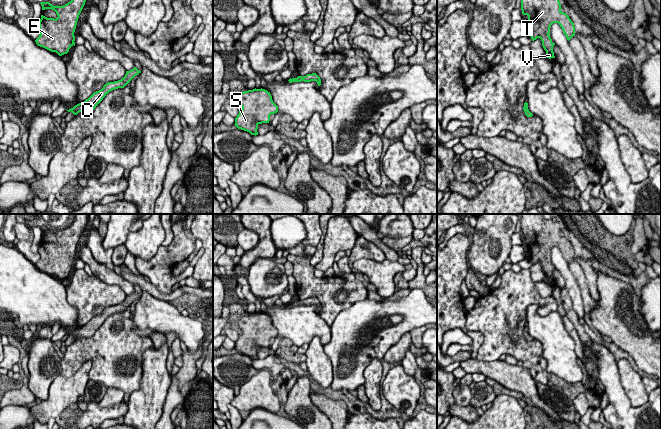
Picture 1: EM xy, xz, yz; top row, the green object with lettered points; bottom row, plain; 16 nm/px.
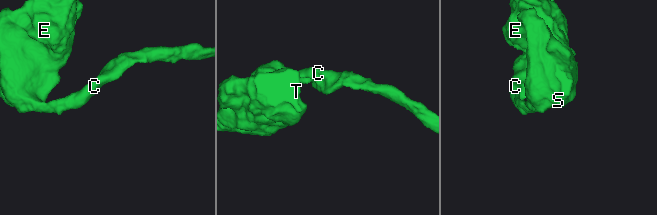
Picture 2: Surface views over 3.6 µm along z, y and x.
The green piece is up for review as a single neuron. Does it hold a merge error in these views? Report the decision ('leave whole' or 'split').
leave whole

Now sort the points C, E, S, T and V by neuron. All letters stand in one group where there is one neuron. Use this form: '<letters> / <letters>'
C E S T V

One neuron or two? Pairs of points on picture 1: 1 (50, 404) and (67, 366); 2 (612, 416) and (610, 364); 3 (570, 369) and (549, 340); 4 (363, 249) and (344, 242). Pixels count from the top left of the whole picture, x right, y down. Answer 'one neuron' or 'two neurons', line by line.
1: two neurons
2: one neuron
3: one neuron
4: two neurons

